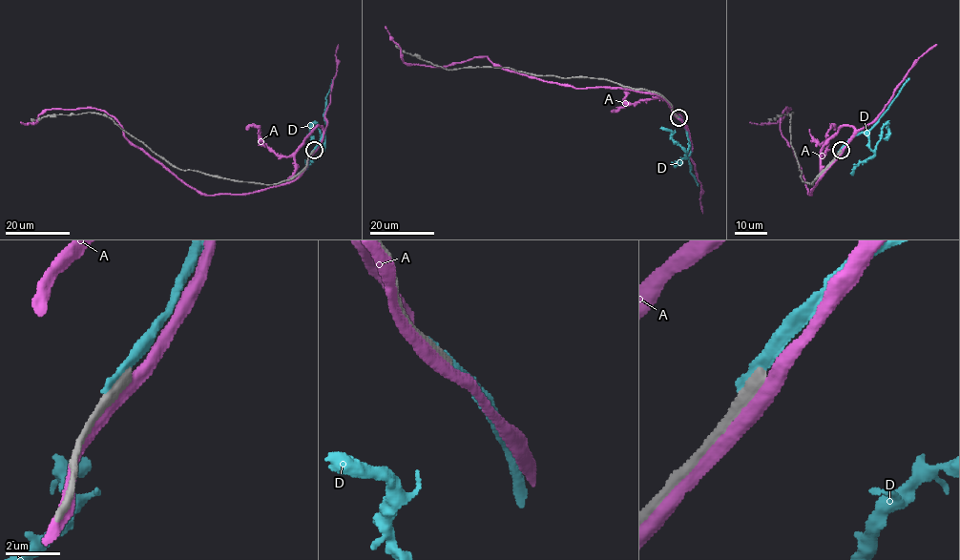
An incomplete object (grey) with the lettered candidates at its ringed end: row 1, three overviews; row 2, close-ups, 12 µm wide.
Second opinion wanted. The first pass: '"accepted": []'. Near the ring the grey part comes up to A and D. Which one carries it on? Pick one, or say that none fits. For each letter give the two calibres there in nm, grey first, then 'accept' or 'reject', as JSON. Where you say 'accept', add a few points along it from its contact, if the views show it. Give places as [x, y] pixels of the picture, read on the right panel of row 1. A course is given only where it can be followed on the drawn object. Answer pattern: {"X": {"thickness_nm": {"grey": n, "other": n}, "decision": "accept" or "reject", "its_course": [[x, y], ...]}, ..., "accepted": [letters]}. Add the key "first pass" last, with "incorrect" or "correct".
{"A": {"thickness_nm": {"grey": 280, "other": 460}, "decision": "reject"}, "D": {"thickness_nm": {"grey": 550, "other": 400}, "decision": "reject"}, "accepted": [], "first pass": "correct"}

